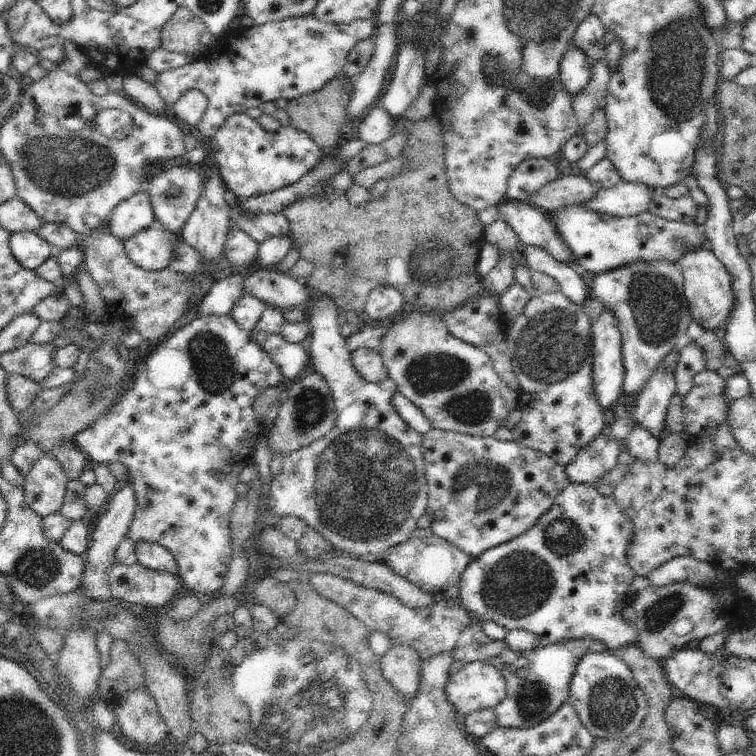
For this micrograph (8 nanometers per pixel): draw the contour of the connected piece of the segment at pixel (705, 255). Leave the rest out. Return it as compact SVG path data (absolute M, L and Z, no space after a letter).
M705 245L696 251L687 251L678 265L683 272L683 291L688 301L691 319L705 331L726 329L735 307L735 294L732 275L722 261Z

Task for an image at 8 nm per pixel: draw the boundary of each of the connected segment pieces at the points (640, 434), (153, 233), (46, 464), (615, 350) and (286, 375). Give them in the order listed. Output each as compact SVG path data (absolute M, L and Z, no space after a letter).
M636 425L631 434L622 441L625 456L636 463L658 461L660 440L652 436L642 425Z
M155 224L137 232L124 242L130 260L147 271L161 271L169 266L182 242L180 233Z
M50 452L44 453L25 477L26 506L43 517L58 512L69 480L60 461Z
M605 306L603 312L591 323L593 346L593 387L599 405L606 410L621 400L623 394L623 356L621 353L621 332L619 322L612 309Z
M267 335L260 345L279 366L285 386L309 371L309 356L300 344L289 343L282 335Z

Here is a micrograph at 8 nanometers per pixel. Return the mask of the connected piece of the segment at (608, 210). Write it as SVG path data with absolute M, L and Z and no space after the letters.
M620 181L598 192L583 206L598 214L613 217L633 217L647 210L655 190L642 183Z

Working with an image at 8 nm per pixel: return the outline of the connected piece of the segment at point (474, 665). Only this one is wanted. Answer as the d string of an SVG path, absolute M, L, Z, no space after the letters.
M472 661L449 676L448 700L464 718L474 711L498 706L507 695L506 679L490 663Z

